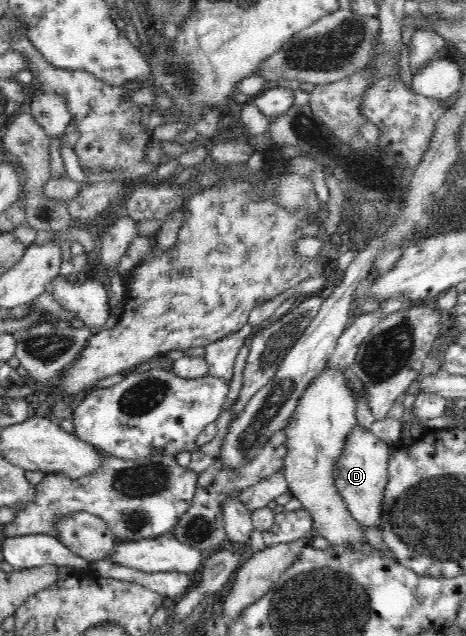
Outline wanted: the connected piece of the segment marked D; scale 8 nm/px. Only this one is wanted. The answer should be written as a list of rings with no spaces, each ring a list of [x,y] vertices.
[[[359,424],[352,428],[348,434],[342,454],[336,458],[334,464],[334,485],[346,503],[348,511],[358,523],[368,526],[368,528],[378,528],[380,526],[380,504],[384,498],[385,488],[389,479],[389,445],[377,438],[369,429]]]

